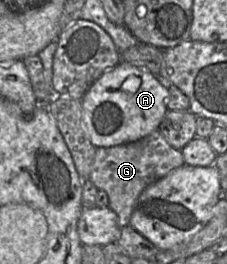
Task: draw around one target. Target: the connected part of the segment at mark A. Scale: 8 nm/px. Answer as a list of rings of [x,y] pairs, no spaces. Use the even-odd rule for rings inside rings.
[[[120,61],[105,71],[81,100],[82,120],[91,143],[96,147],[113,147],[138,141],[155,130],[168,112],[168,85],[148,69]]]

